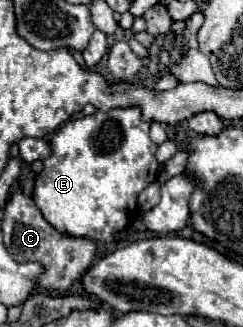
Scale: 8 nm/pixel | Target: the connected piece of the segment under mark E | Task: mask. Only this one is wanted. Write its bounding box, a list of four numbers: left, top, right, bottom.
[34,108,160,242]

